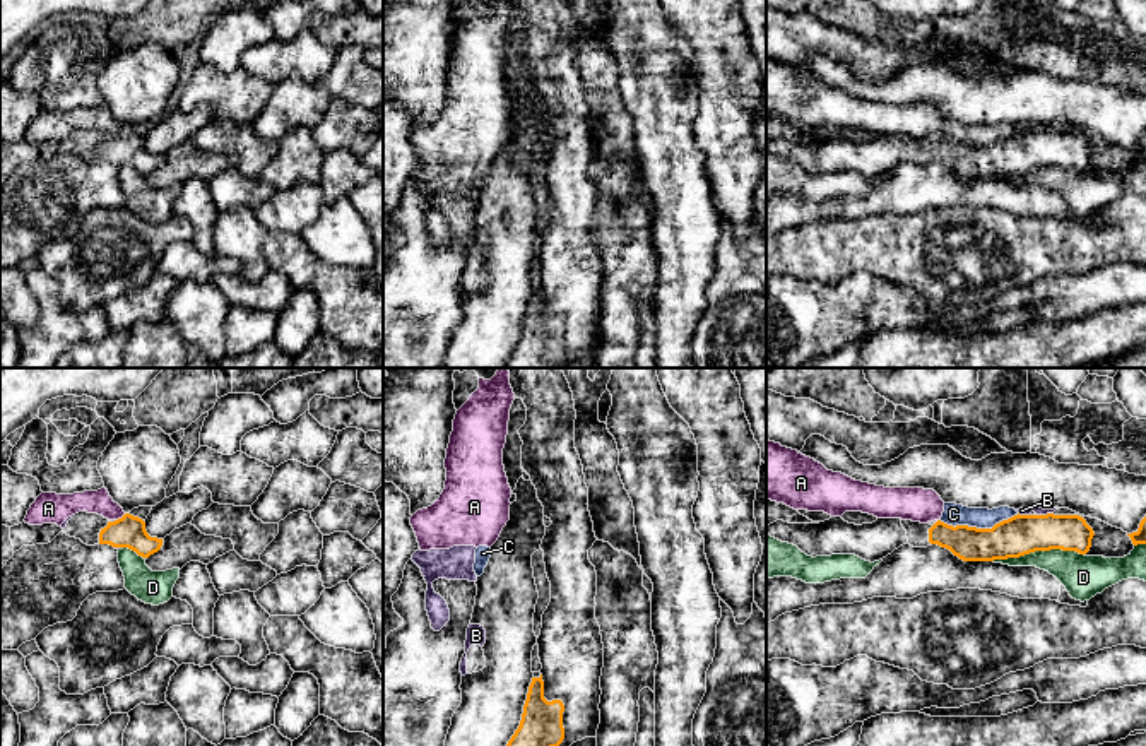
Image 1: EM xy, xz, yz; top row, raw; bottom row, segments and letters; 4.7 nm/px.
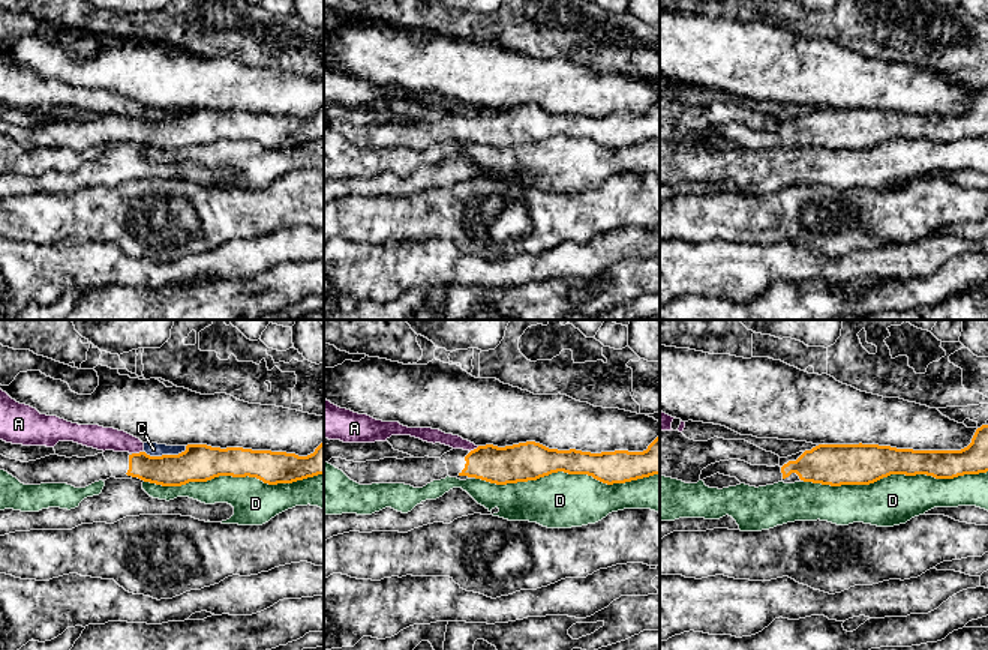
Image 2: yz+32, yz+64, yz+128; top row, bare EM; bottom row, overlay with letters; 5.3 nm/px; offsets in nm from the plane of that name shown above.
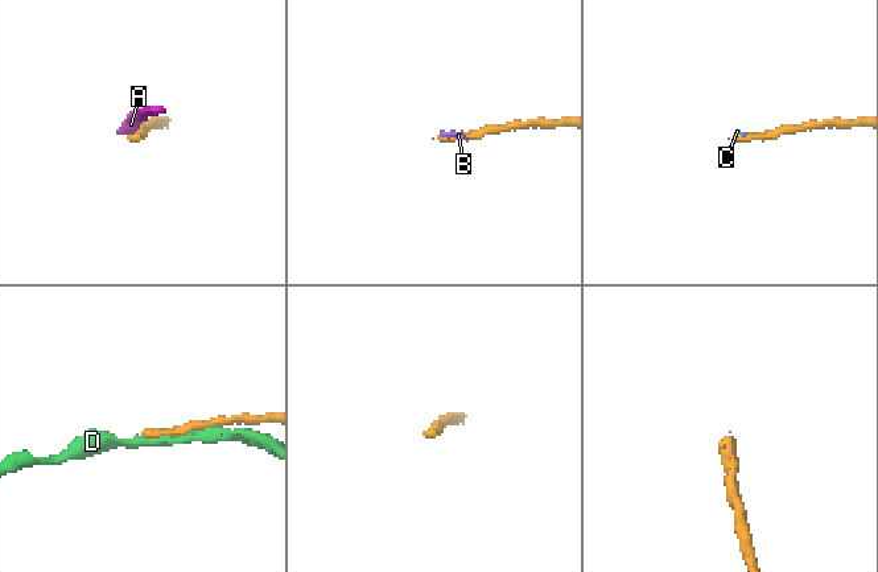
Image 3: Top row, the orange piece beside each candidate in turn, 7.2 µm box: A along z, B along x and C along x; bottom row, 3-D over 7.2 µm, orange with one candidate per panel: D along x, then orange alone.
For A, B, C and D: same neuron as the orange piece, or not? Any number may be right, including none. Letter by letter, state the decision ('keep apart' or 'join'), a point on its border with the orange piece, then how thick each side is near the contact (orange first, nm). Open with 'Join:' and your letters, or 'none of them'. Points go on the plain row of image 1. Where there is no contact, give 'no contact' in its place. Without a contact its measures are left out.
Join: none of them
A: keep apart | xy (122, 134) | 150/120 nm
B: keep apart | yz (1044, 132) | 190/30 nm
C: keep apart | yz (979, 146) | 190/100 nm
D: keep apart | yz (1037, 166) | 190/190 nm

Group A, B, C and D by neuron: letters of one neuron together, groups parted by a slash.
A B C / D

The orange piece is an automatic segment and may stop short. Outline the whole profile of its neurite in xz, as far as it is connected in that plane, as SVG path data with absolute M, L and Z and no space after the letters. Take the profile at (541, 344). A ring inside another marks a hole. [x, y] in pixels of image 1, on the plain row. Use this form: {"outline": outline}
{"outline": "M542 291L532 294L518 346L508 358L505 368L549 368L564 356L564 322L561 317L544 315Z"}

